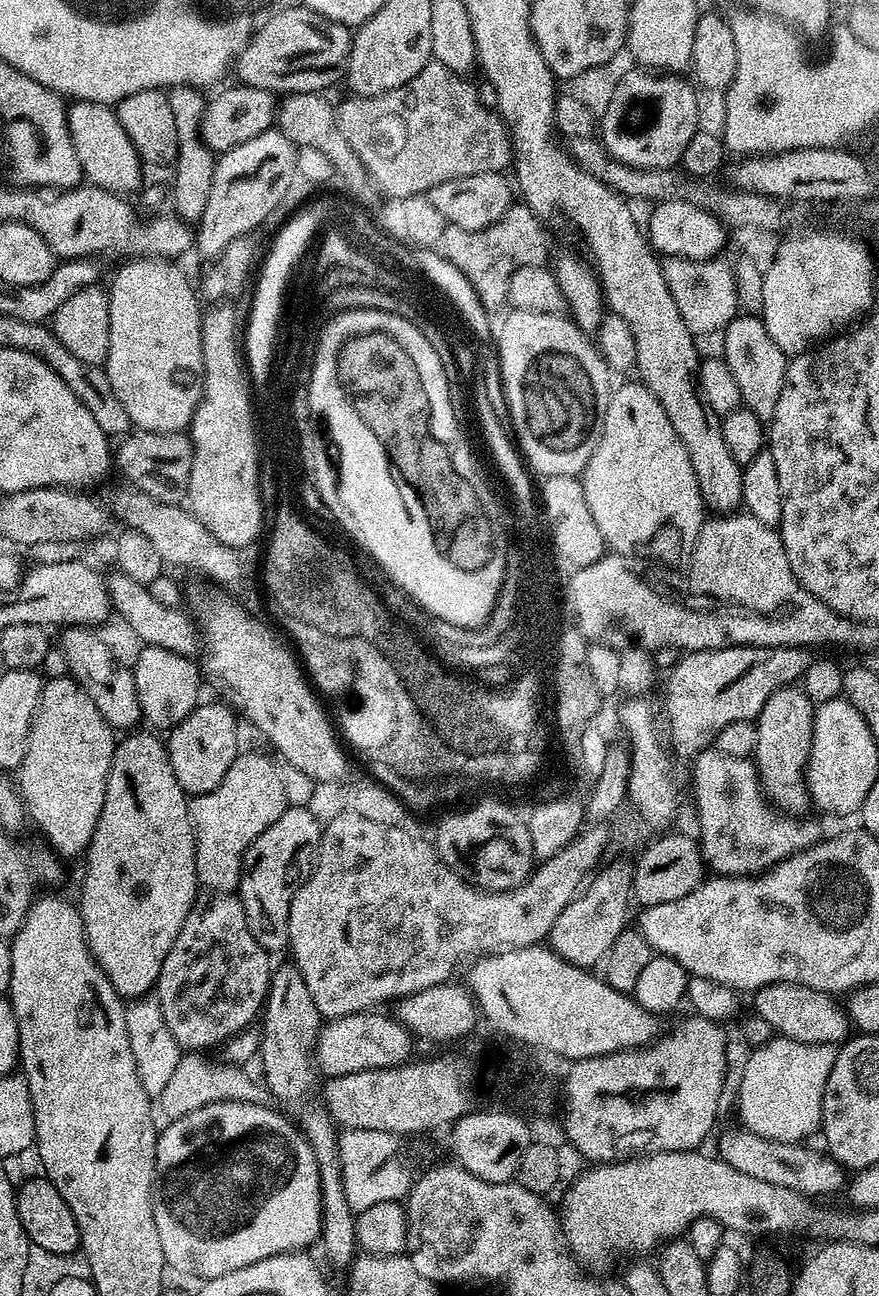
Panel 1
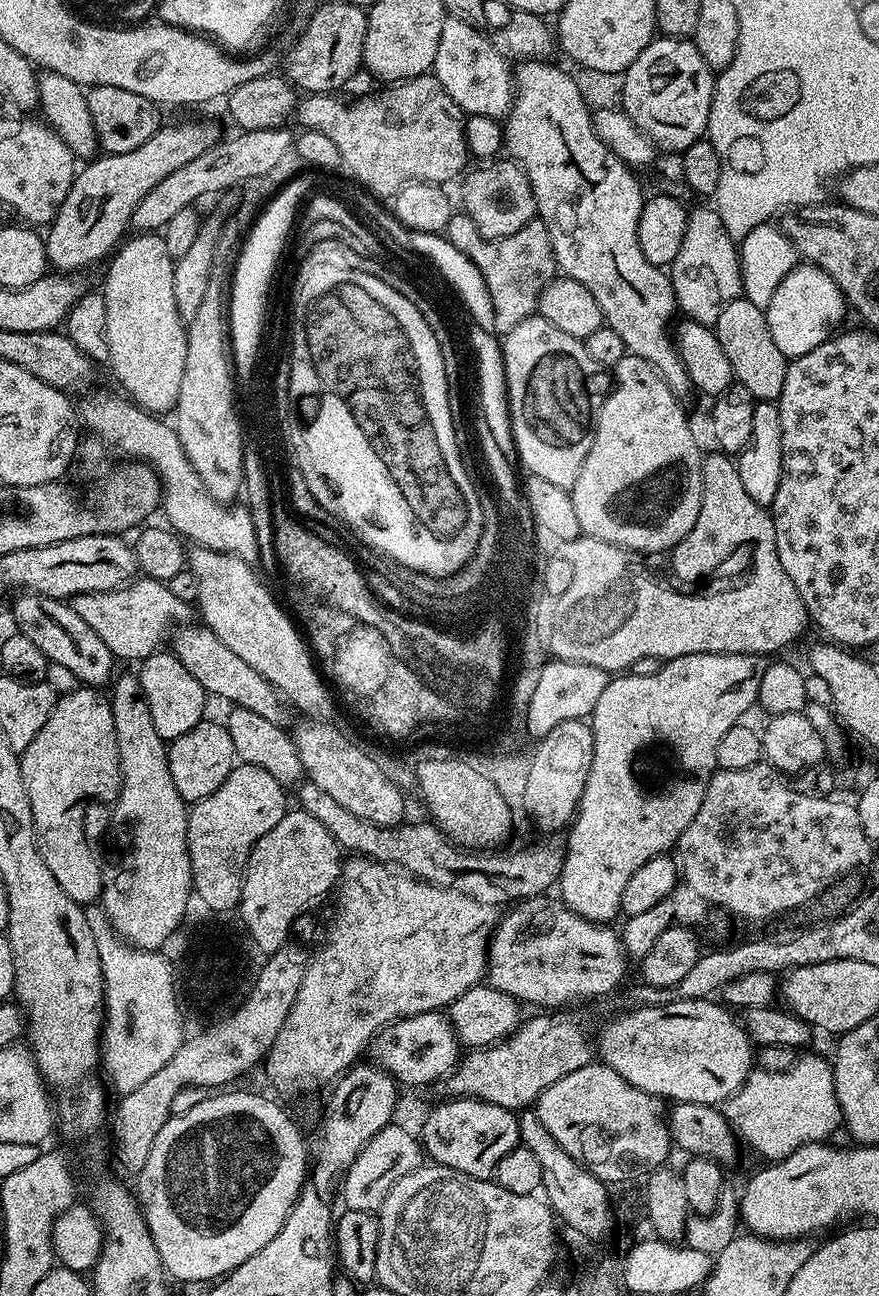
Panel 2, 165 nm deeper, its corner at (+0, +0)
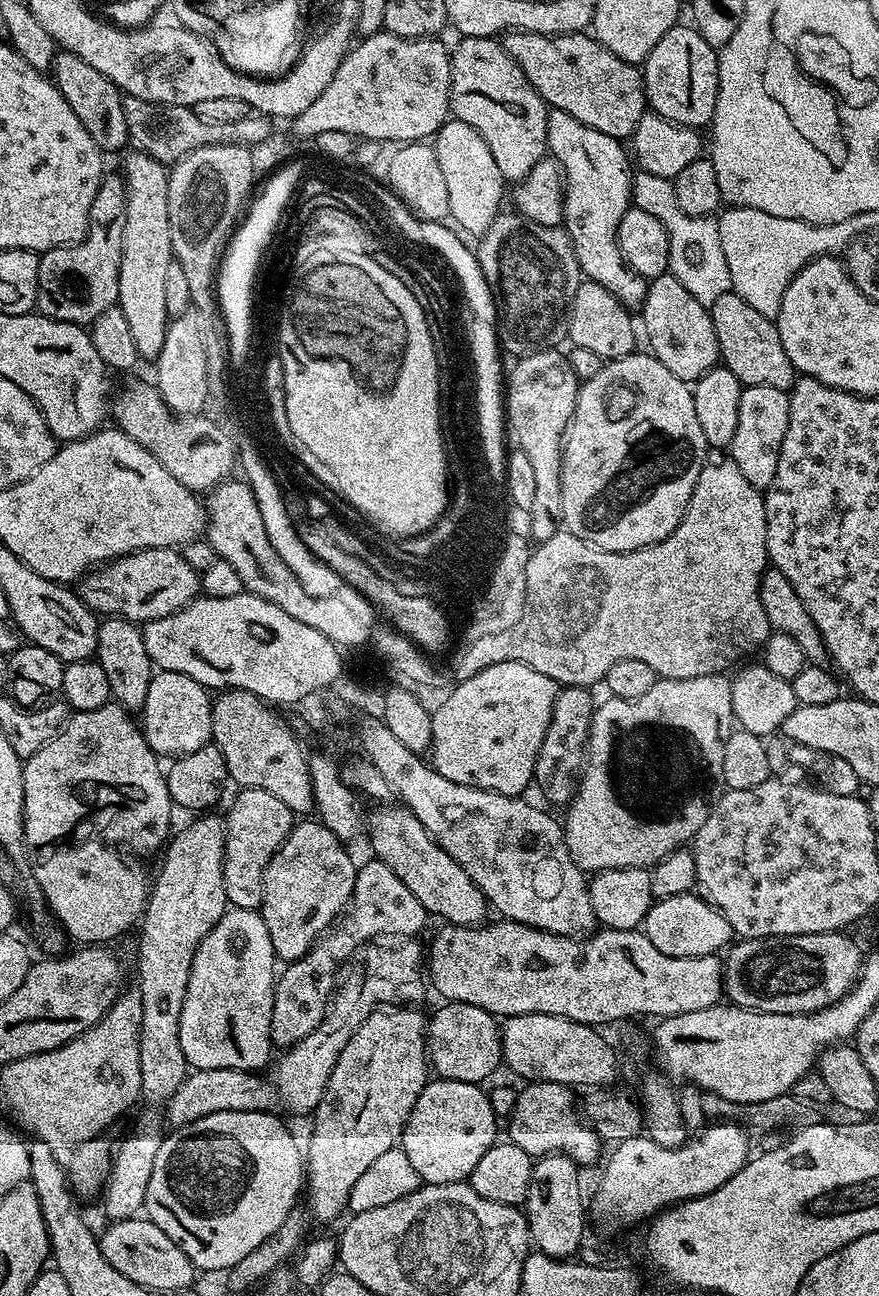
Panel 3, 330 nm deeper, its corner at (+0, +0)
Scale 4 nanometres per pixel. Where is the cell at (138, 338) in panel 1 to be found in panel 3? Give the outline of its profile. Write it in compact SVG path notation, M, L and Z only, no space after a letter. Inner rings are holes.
M139 150L124 160L122 179L126 185L124 213L126 226L122 230L122 262L118 274L118 306L126 314L130 335L141 358L155 358L162 350L168 321L164 284L166 270L174 259L170 242L168 213L168 172L165 165Z

